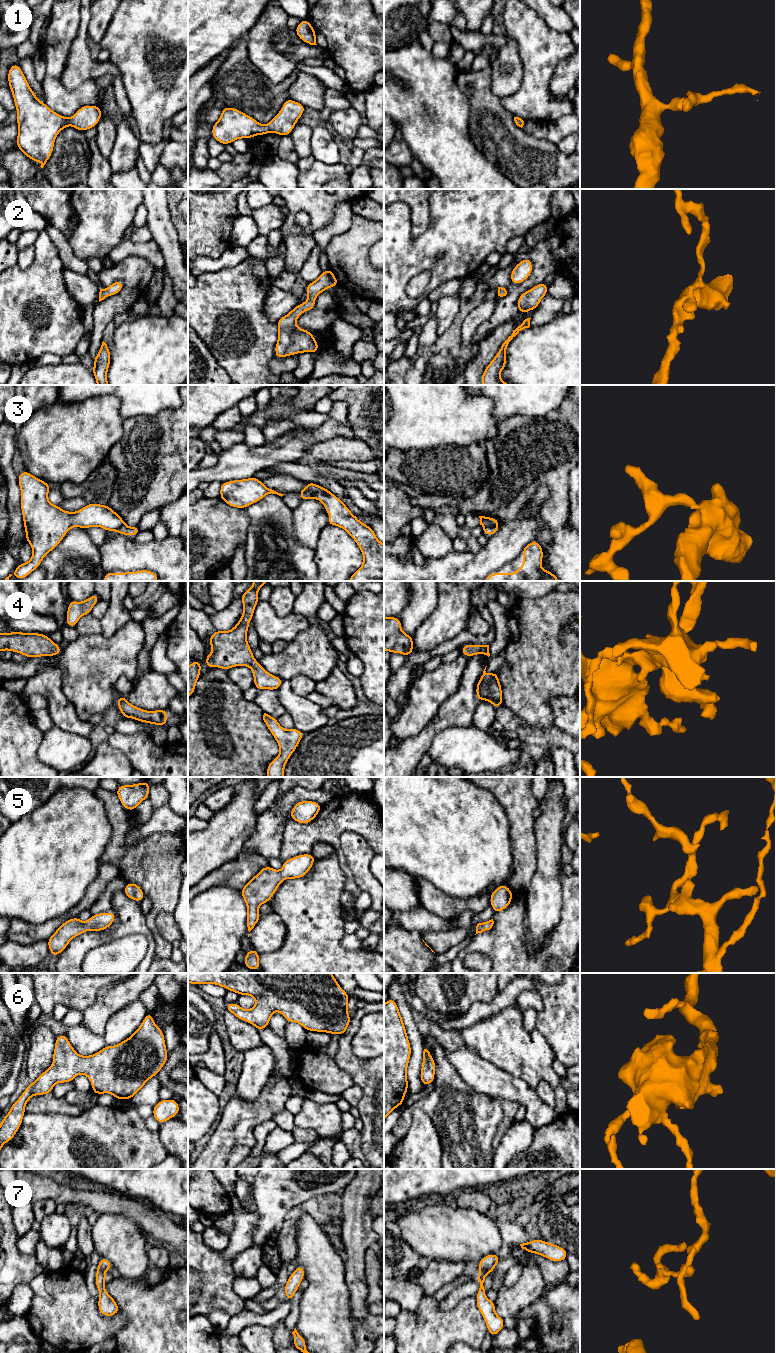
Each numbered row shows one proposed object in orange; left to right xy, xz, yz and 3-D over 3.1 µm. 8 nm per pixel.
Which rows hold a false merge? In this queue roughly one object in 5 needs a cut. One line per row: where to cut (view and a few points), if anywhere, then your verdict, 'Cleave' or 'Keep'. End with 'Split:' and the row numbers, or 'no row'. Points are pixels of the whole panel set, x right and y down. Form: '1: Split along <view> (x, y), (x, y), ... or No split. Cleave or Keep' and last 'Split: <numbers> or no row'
1: No split. Keep
2: No split. Keep
3: Split along xz (315, 485), (314, 492), (316, 498). Cleave
4: No split. Keep
5: No split. Keep
6: No split. Keep
7: No split. Keep
Split: 3

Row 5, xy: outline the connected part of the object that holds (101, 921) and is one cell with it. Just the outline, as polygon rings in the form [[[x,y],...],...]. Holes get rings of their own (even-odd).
[[[106,912],[92,915],[86,922],[82,922],[79,917],[65,921],[47,940],[51,955],[58,956],[73,938],[85,931],[106,930],[115,918],[113,912]]]

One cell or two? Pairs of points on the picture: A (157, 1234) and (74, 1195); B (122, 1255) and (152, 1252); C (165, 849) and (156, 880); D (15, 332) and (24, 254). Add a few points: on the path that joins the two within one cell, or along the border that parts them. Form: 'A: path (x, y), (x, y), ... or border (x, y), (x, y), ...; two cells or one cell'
A: path (137, 1213), (131, 1207), (119, 1203), (95, 1200); one cell
B: border (150, 1244), (147, 1250), (148, 1262); two cells
C: path (158, 857), (156, 859), (156, 872); one cell
D: border (33, 247), (34, 260), (26, 268), (19, 268); two cells

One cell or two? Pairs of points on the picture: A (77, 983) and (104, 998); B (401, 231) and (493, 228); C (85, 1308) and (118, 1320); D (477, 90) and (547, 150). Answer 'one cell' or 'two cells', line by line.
A: two cells
B: one cell
C: one cell
D: one cell

